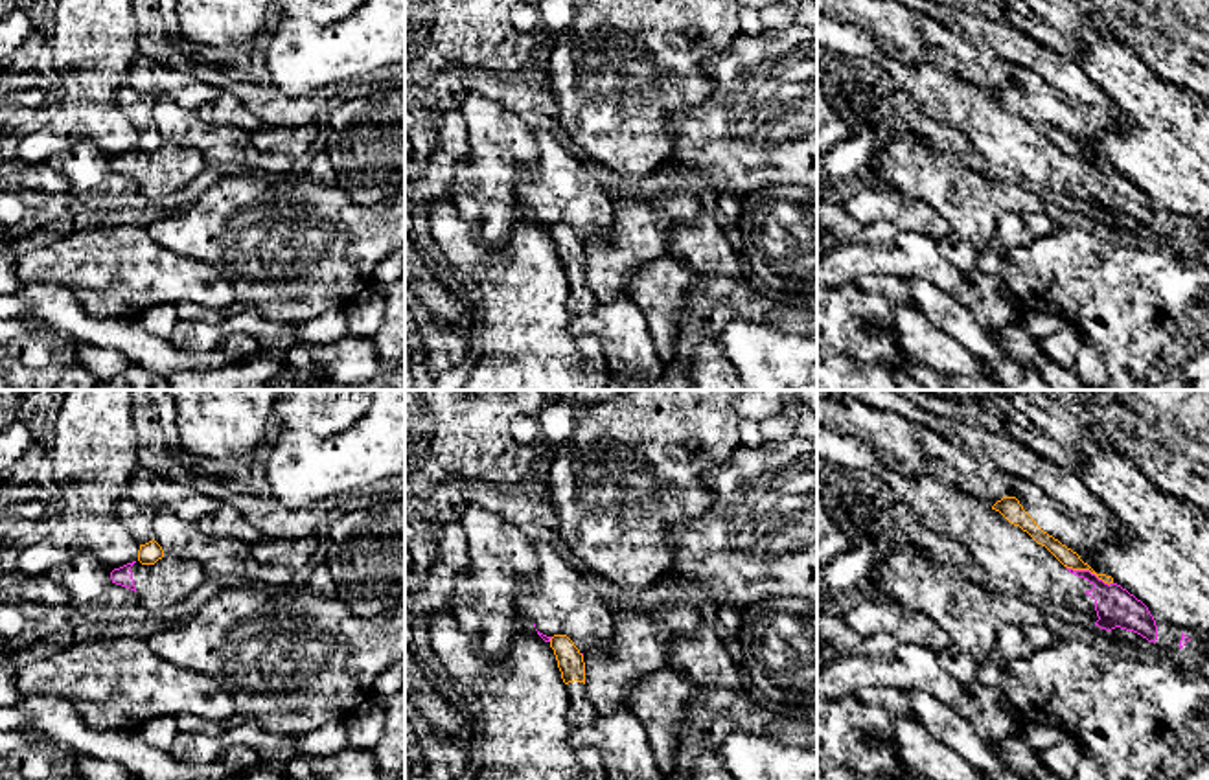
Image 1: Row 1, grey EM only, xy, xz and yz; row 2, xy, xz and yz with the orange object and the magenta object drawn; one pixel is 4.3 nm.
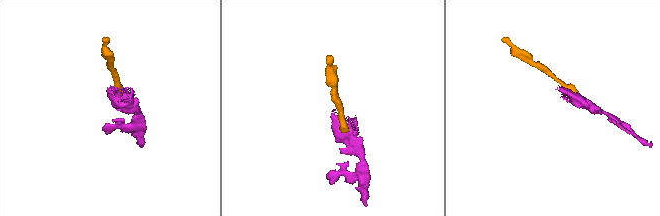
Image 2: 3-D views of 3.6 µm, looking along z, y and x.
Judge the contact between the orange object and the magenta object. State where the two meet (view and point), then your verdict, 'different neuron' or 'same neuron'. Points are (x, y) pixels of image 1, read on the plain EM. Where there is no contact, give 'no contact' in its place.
contact yz (1090, 159); different neuron

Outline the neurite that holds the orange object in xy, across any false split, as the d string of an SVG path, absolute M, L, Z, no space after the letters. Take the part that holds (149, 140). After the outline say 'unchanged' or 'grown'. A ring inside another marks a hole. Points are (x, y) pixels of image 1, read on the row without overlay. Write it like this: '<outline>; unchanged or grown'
M129 86L118 92L118 101L121 103L127 118L140 132L138 149L142 153L155 153L164 145L162 134L155 129L153 107L155 98L149 94L138 94Z; grown

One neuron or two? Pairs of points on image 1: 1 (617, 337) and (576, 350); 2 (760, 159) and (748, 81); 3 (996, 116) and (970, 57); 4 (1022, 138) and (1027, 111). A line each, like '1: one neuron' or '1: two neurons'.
1: two neurons
2: one neuron
3: two neurons
4: two neurons

